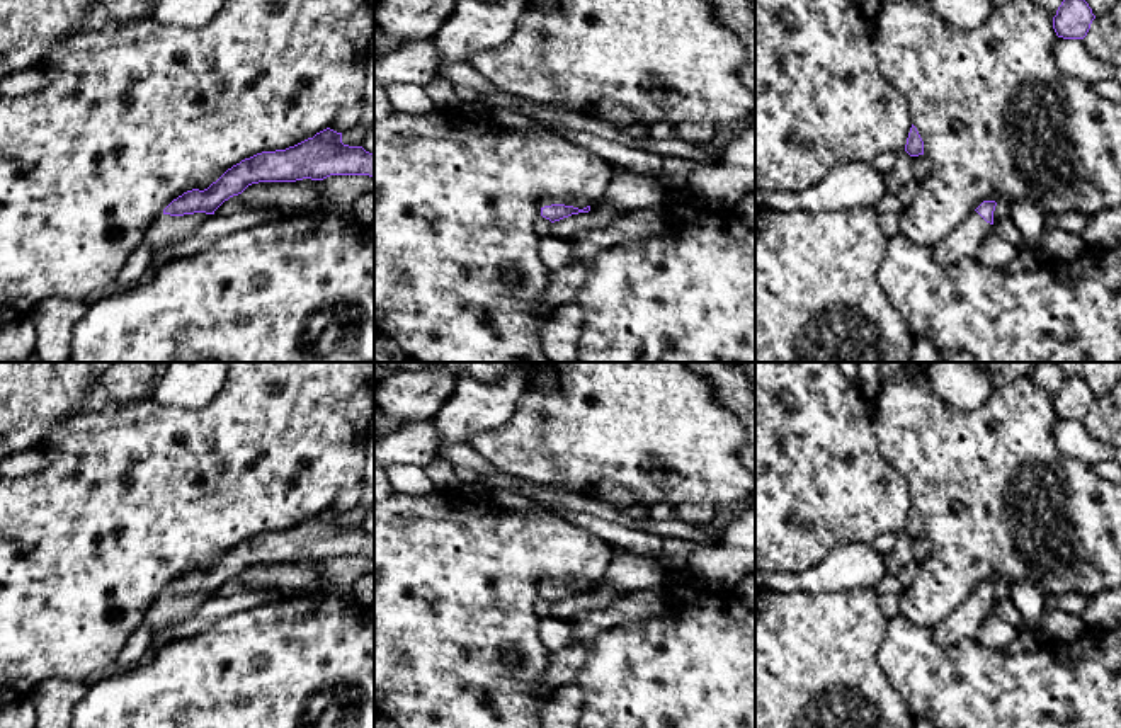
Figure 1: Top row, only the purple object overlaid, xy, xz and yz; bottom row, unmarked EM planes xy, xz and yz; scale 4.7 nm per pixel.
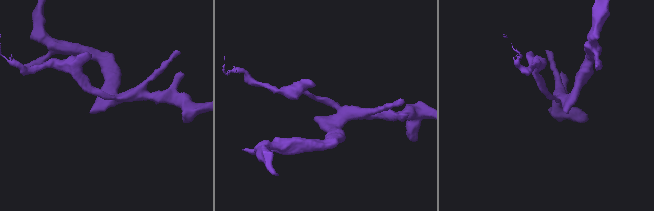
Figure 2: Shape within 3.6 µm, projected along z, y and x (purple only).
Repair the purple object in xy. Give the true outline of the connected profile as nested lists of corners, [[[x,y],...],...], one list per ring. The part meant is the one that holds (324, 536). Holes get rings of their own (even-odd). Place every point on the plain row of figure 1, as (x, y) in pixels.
[[[330,509],[294,527],[262,532],[228,549],[208,570],[192,570],[174,580],[148,607],[145,621],[153,640],[177,628],[230,578],[259,563],[323,561],[330,556],[369,556],[374,560],[374,534],[342,524]]]

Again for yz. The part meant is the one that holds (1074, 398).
[[[1065,378],[1053,398],[1053,410],[1063,420],[1084,420],[1095,396],[1084,379]]]

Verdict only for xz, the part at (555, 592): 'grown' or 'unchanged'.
grown

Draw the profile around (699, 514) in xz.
[[[655,503],[648,507],[648,517],[653,520],[682,520],[694,526],[711,527],[718,517],[713,503]]]

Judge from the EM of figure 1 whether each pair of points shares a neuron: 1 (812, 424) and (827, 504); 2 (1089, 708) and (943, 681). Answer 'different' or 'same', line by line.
1: same
2: same

